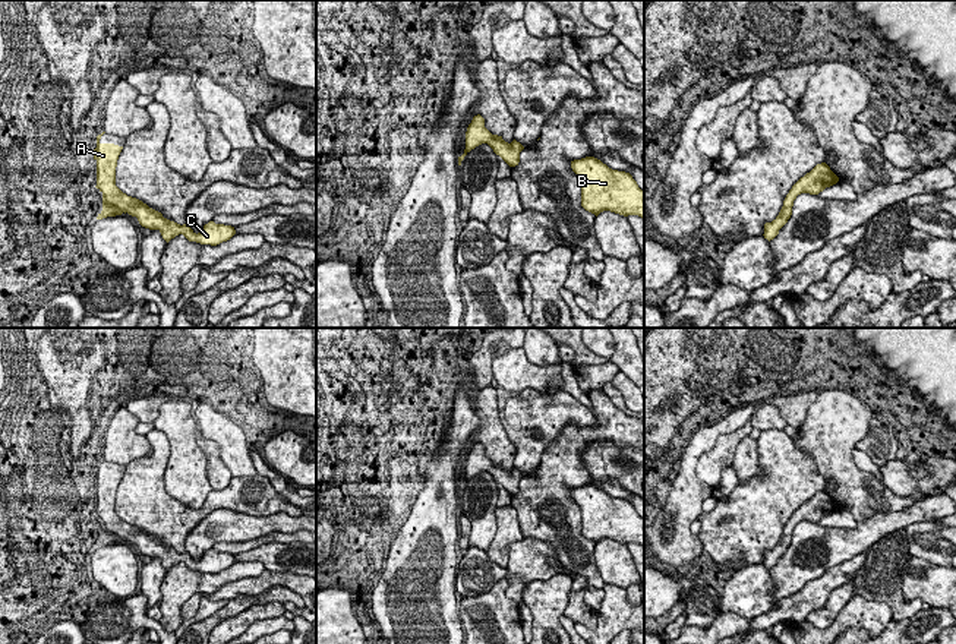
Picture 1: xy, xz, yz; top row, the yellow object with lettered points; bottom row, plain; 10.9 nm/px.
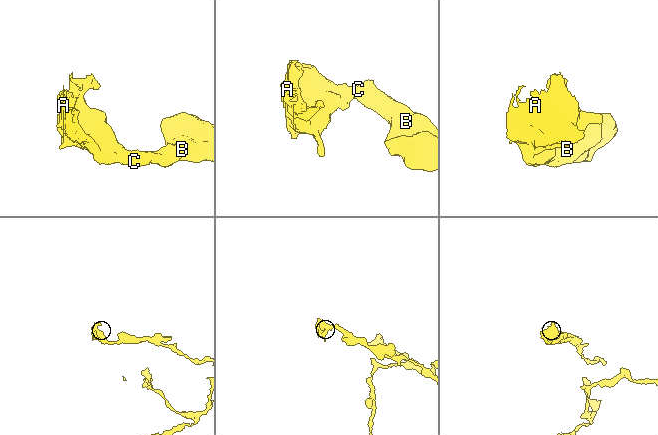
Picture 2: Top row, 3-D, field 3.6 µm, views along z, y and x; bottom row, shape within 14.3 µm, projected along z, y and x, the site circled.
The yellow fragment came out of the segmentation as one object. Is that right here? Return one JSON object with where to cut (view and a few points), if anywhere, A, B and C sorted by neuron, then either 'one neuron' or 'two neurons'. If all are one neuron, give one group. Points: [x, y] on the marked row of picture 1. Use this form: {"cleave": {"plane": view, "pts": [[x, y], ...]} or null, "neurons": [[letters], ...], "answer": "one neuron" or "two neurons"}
{"cleave": null, "neurons": [["A", "B", "C"]], "answer": "one neuron"}

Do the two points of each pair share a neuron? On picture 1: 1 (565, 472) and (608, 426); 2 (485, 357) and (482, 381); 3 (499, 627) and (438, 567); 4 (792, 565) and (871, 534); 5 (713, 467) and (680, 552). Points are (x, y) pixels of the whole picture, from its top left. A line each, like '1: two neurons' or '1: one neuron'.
1: one neuron
2: one neuron
3: two neurons
4: one neuron
5: two neurons

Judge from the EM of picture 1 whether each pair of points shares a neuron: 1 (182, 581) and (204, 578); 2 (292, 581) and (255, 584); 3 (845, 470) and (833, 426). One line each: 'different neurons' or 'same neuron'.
1: same neuron
2: same neuron
3: same neuron

